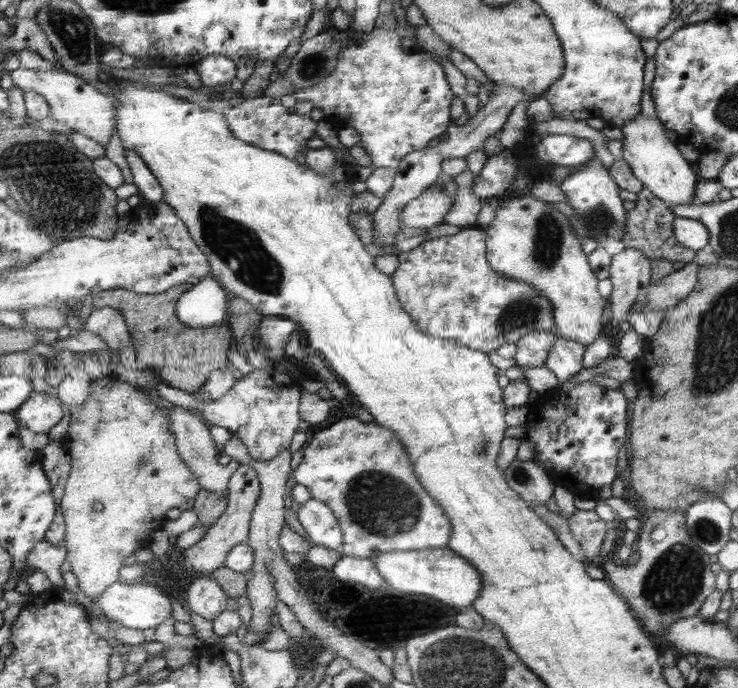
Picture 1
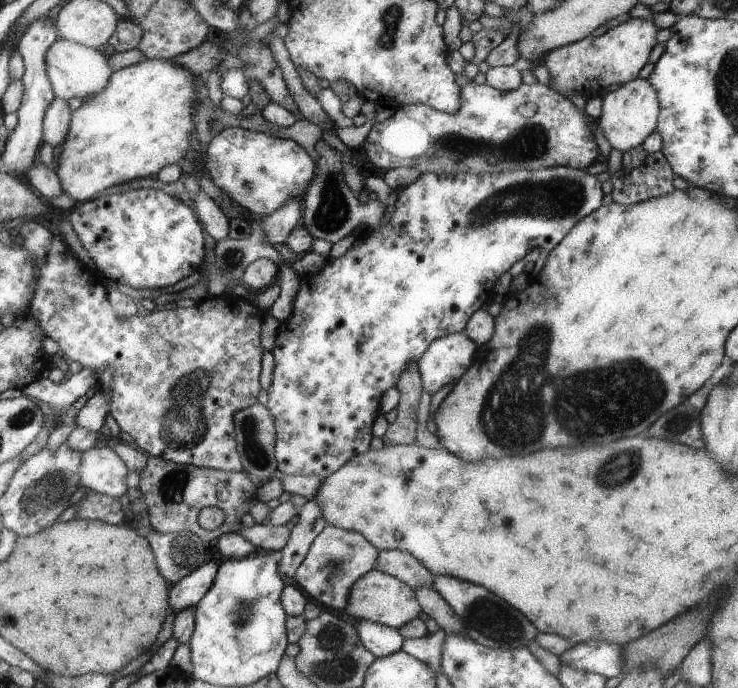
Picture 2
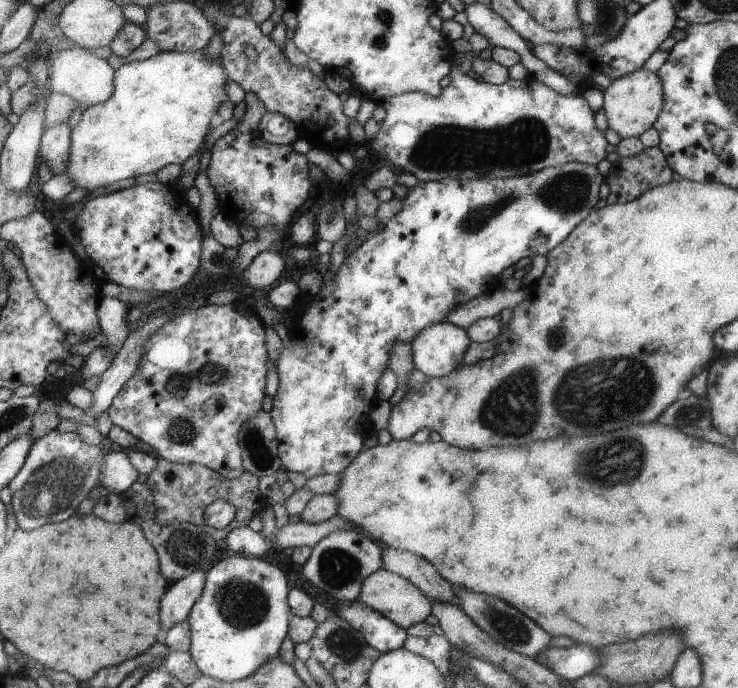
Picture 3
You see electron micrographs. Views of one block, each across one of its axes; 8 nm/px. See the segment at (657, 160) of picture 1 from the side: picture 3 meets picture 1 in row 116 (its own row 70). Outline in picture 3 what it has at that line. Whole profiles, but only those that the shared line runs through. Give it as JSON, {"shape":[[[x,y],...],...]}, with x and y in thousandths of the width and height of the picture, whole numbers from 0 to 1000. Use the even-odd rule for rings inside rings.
{"shape":[[[871,97],[832,113],[817,134],[816,157],[824,186],[841,202],[864,199],[870,192],[877,190],[898,160],[898,122],[886,105],[874,102]]]}

